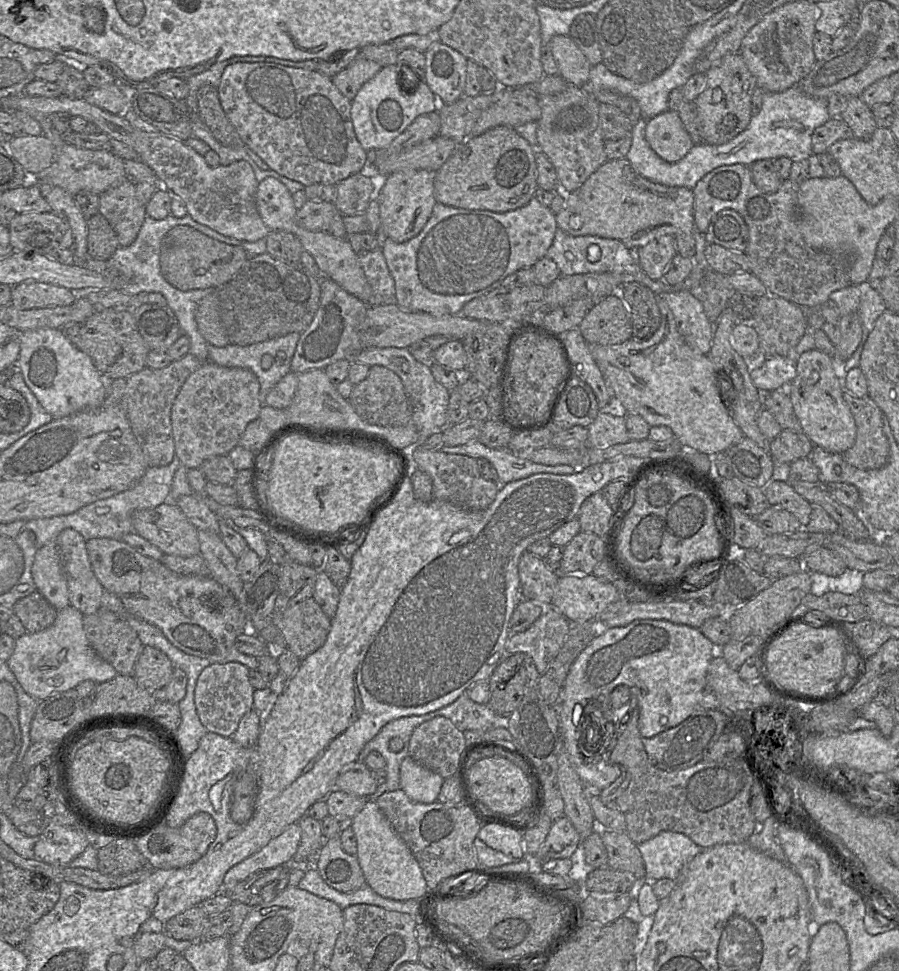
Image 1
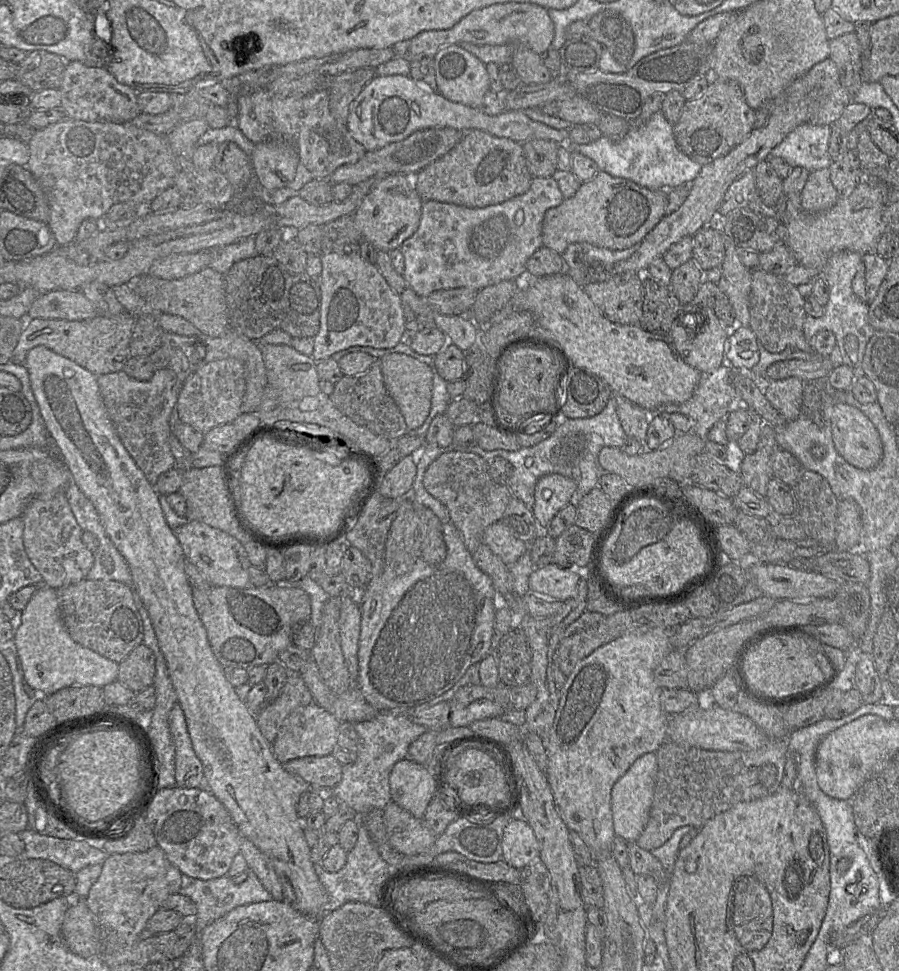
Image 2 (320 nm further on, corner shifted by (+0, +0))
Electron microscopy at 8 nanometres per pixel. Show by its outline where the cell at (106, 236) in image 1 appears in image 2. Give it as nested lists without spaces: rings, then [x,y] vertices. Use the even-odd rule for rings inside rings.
[[[127,311],[104,316],[101,314],[87,320],[57,320],[27,318],[10,362],[24,364],[28,352],[38,346],[66,357],[95,376],[123,371],[126,361],[130,358],[130,342],[135,317]]]

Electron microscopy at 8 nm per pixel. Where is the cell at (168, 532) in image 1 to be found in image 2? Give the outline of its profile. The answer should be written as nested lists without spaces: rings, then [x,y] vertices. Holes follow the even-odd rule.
[[[190,520],[172,530],[183,549],[185,559],[190,561],[211,585],[232,588],[245,588],[250,585],[248,570],[251,563],[241,541],[199,520]]]

